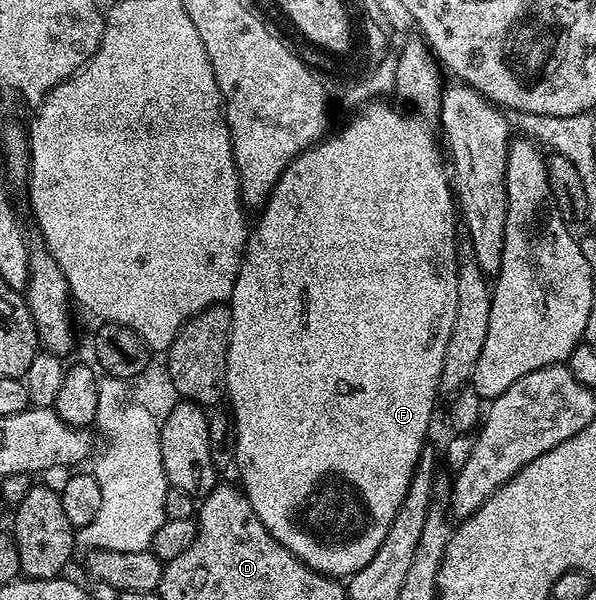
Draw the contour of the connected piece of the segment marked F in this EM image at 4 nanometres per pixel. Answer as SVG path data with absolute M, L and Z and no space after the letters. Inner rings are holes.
M369 102L362 107L358 107L352 113L354 116L337 133L334 131L318 140L310 148L306 148L283 170L279 182L275 182L268 200L260 209L259 215L261 217L258 218L257 225L252 225L249 239L245 241L245 255L241 257L241 269L235 278L233 292L229 295L227 301L233 314L233 321L231 322L229 349L227 350L225 391L227 402L233 407L235 422L237 423L237 462L235 468L238 473L241 471L240 487L243 489L245 497L251 502L251 510L255 510L259 522L263 522L263 526L267 526L271 538L275 538L280 544L287 546L287 550L291 550L291 554L295 554L295 558L299 558L311 570L334 578L348 578L354 576L359 570L363 570L363 566L367 566L367 562L371 562L371 558L375 558L379 546L383 546L383 538L387 538L387 530L391 526L391 522L395 522L395 510L399 510L399 506L407 494L407 486L411 486L411 478L421 453L426 451L427 448L425 435L429 432L429 423L433 420L433 407L437 404L437 396L439 397L443 354L447 342L451 338L451 326L455 326L455 310L459 306L459 274L457 273L457 245L459 240L458 237L456 238L457 232L459 236L459 212L455 207L455 192L451 187L451 176L447 171L442 149L441 152L437 149L432 134L420 124L422 121L416 115L413 115L414 117L404 116L403 113L396 112L391 105L381 103L385 102Z

